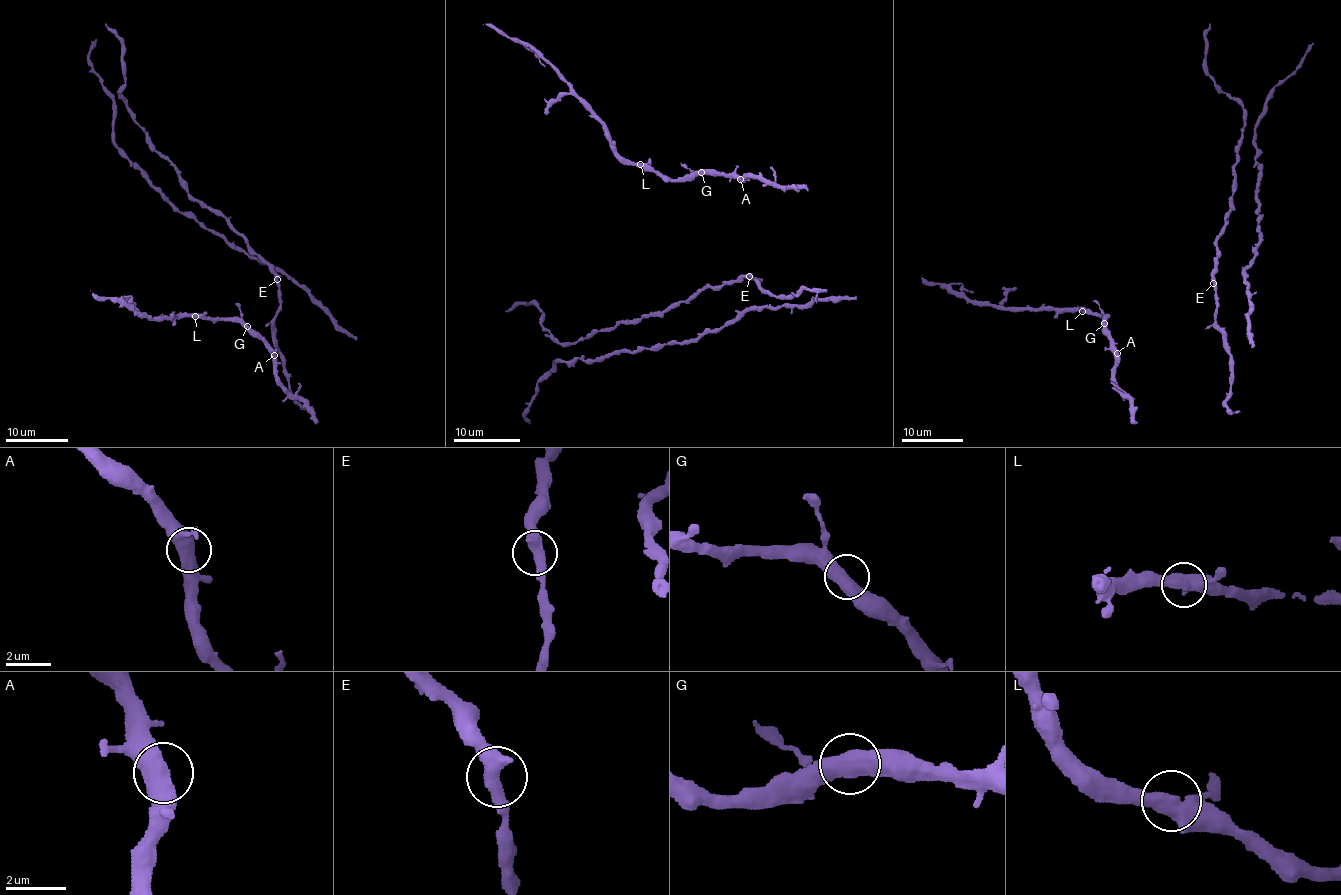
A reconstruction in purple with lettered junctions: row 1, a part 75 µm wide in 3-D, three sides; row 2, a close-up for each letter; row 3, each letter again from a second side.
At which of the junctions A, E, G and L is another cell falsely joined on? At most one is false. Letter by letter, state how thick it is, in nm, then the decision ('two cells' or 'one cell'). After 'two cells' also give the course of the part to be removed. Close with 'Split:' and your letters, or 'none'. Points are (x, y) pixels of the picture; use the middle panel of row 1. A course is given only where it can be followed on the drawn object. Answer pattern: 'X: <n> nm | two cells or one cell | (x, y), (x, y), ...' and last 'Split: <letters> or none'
A: 550 nm | one cell
E: 480 nm | one cell
G: 550 nm | one cell
L: 550 nm | one cell
Split: none

